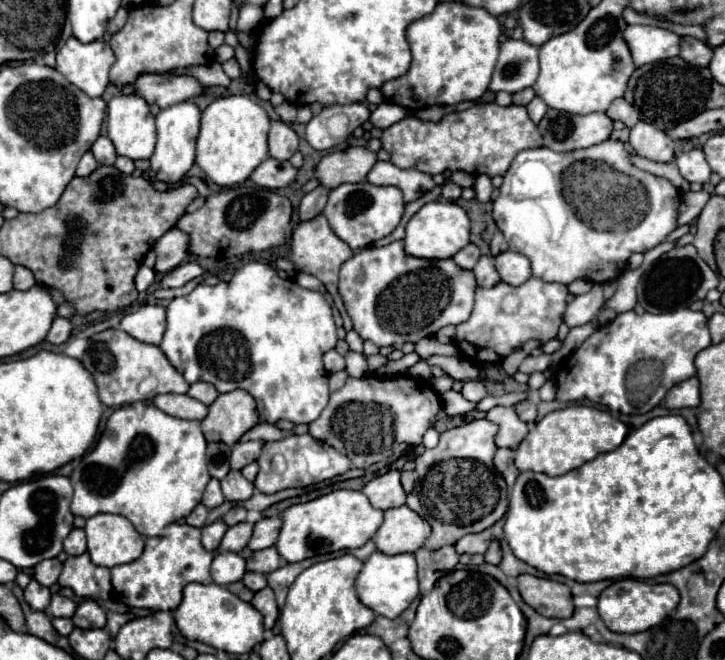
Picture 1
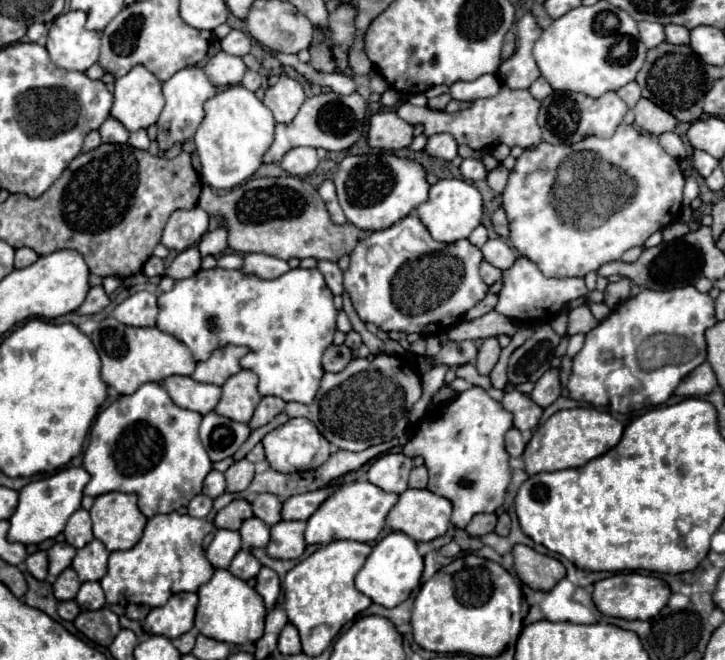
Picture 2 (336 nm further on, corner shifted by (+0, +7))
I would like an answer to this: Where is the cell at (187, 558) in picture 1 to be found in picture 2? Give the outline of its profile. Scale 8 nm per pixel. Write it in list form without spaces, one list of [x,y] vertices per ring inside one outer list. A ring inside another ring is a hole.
[[[156,514],[148,520],[144,536],[130,550],[116,550],[110,554],[108,572],[100,580],[108,604],[118,603],[164,606],[172,594],[178,592],[198,592],[198,588],[208,582],[214,568],[204,556],[202,540],[214,524],[208,520],[192,518],[188,514]]]

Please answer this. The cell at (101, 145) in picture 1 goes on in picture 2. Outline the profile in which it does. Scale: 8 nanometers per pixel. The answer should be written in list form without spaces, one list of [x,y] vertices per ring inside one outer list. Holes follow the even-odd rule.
[[[108,118],[108,120],[100,126],[100,136],[102,136],[102,142],[124,144],[124,142],[128,142],[130,132],[128,132],[116,118]]]

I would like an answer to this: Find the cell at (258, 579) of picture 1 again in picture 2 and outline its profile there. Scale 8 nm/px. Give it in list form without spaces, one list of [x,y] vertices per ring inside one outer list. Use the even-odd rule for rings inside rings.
[[[240,550],[228,566],[228,572],[240,580],[250,580],[260,572],[262,564],[252,556],[250,550]]]

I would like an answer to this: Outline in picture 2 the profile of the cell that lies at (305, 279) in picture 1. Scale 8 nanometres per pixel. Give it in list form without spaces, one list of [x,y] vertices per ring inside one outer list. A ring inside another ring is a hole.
[[[320,260],[318,262],[318,270],[322,272],[322,276],[326,278],[328,282],[328,288],[334,292],[334,294],[342,294],[342,270],[338,268],[336,262],[328,262],[328,260]]]

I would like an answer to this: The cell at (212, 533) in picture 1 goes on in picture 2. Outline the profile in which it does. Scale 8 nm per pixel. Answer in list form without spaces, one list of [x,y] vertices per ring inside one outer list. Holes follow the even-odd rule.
[[[232,500],[226,508],[222,508],[216,514],[214,526],[216,528],[228,528],[228,530],[238,530],[244,520],[252,518],[252,506],[246,500]]]

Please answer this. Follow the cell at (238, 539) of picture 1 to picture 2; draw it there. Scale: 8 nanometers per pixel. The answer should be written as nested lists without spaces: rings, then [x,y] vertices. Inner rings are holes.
[[[250,518],[238,532],[246,548],[266,548],[270,542],[270,526],[260,522],[260,518]]]

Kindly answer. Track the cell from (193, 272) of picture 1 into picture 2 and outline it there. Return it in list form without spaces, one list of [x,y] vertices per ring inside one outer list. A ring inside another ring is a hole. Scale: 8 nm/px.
[[[218,226],[216,230],[206,232],[206,234],[202,236],[202,240],[198,242],[198,250],[200,250],[200,254],[202,254],[202,256],[208,256],[208,254],[212,254],[212,256],[220,256],[222,250],[228,246],[226,238],[228,238],[228,230],[226,230],[226,226]]]

